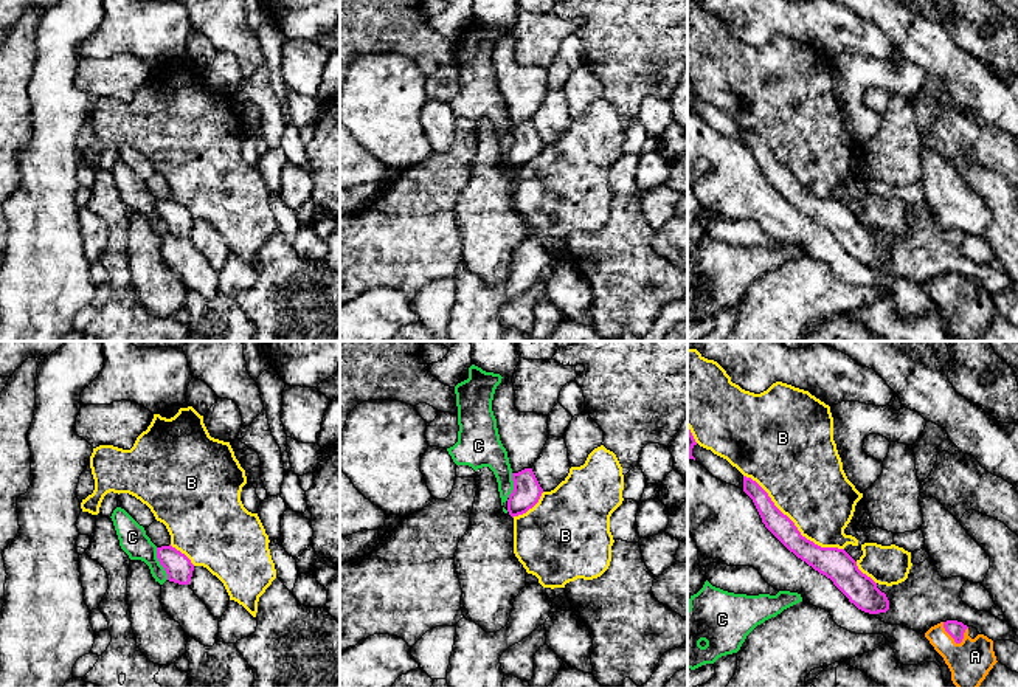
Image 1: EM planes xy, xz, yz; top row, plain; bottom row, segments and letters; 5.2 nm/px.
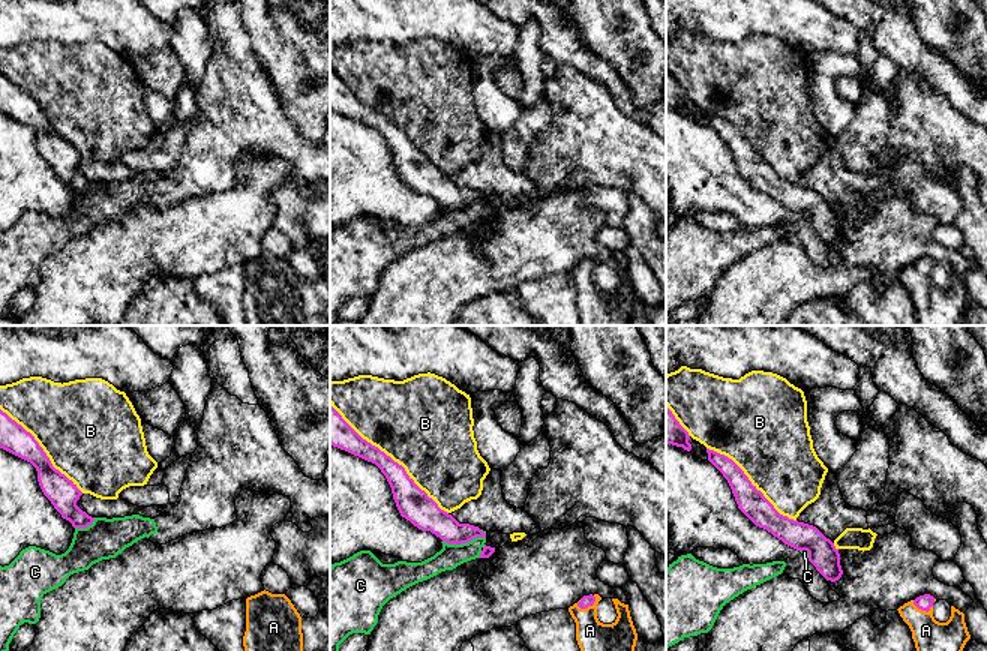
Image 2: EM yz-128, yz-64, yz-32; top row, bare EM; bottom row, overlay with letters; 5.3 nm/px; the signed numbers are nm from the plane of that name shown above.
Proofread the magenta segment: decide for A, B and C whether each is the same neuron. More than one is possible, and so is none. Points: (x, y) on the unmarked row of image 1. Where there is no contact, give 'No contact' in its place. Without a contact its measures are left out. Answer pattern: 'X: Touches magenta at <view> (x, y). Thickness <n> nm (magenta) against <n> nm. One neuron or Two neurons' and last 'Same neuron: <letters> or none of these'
A: Touches magenta at yz (948, 286). Thickness 90 nm (magenta) against 220 nm. One neuron
B: Touches magenta at yz (793, 176). Thickness 140 nm (magenta) against 400 nm. Two neurons
C: Touches magenta at xy (160, 216). Thickness 140 nm (magenta) against 150 nm. Two neurons
Same neuron: A

